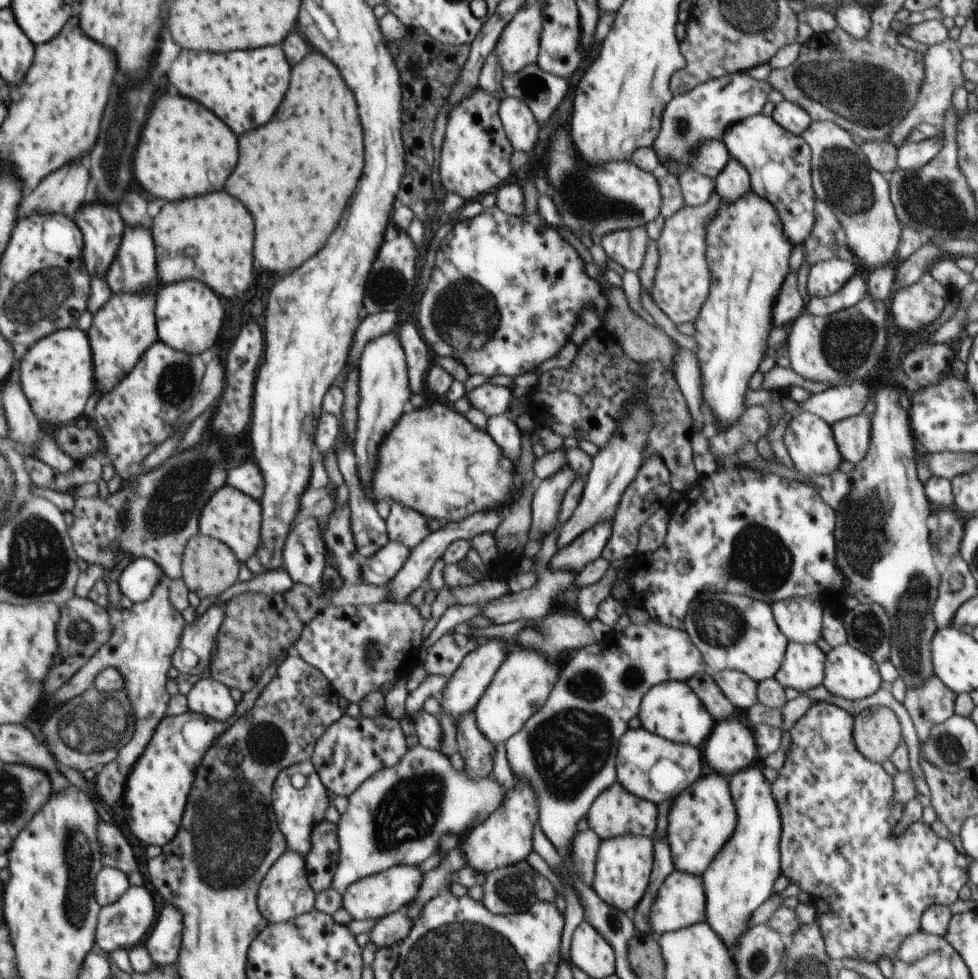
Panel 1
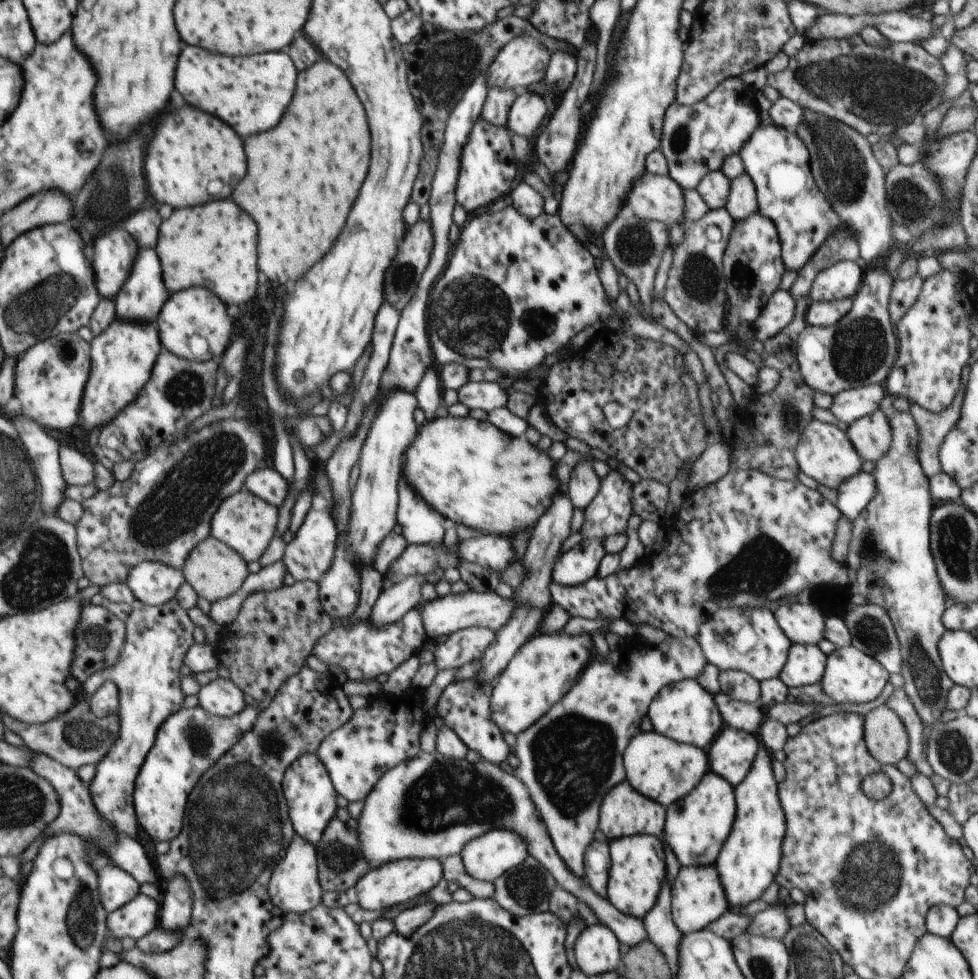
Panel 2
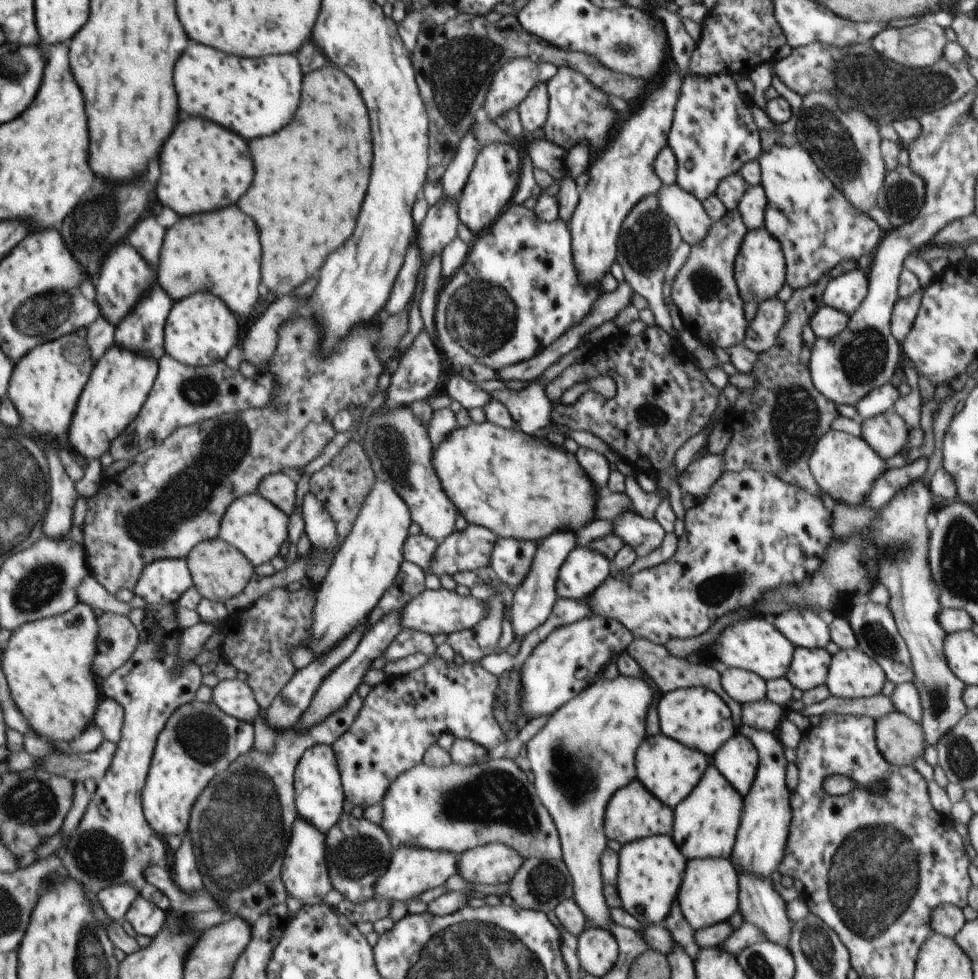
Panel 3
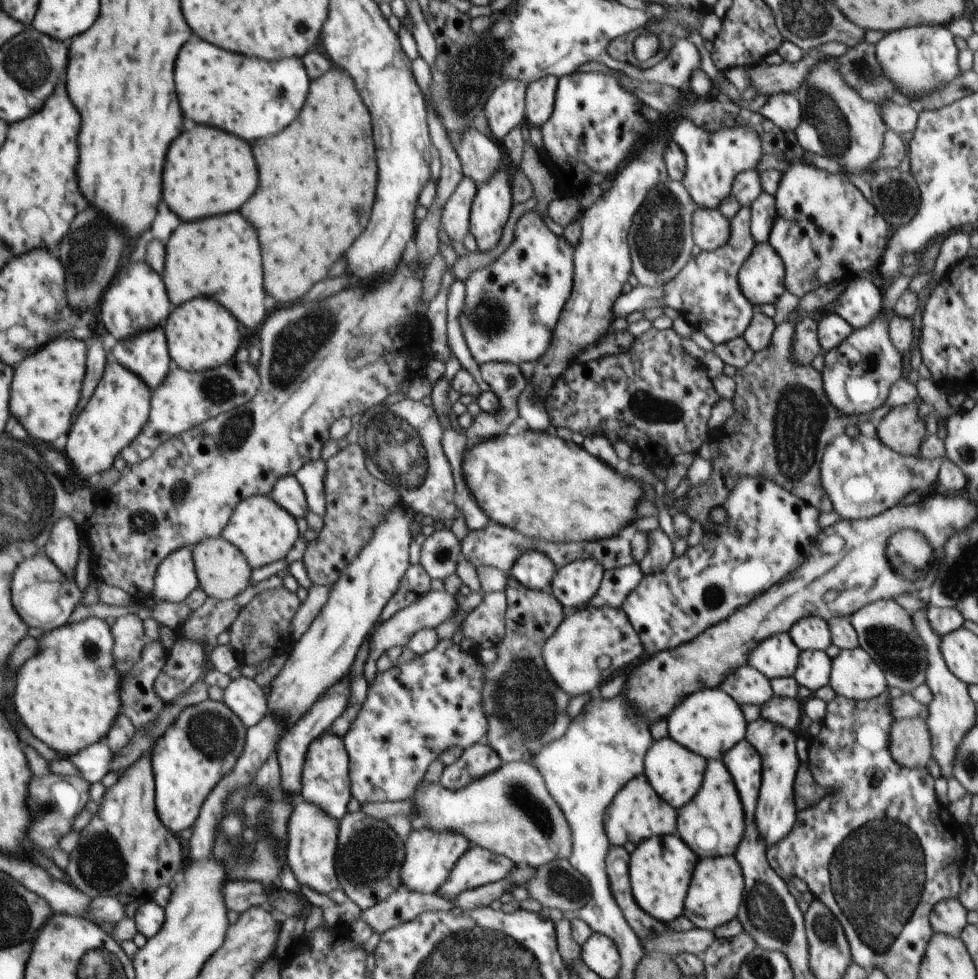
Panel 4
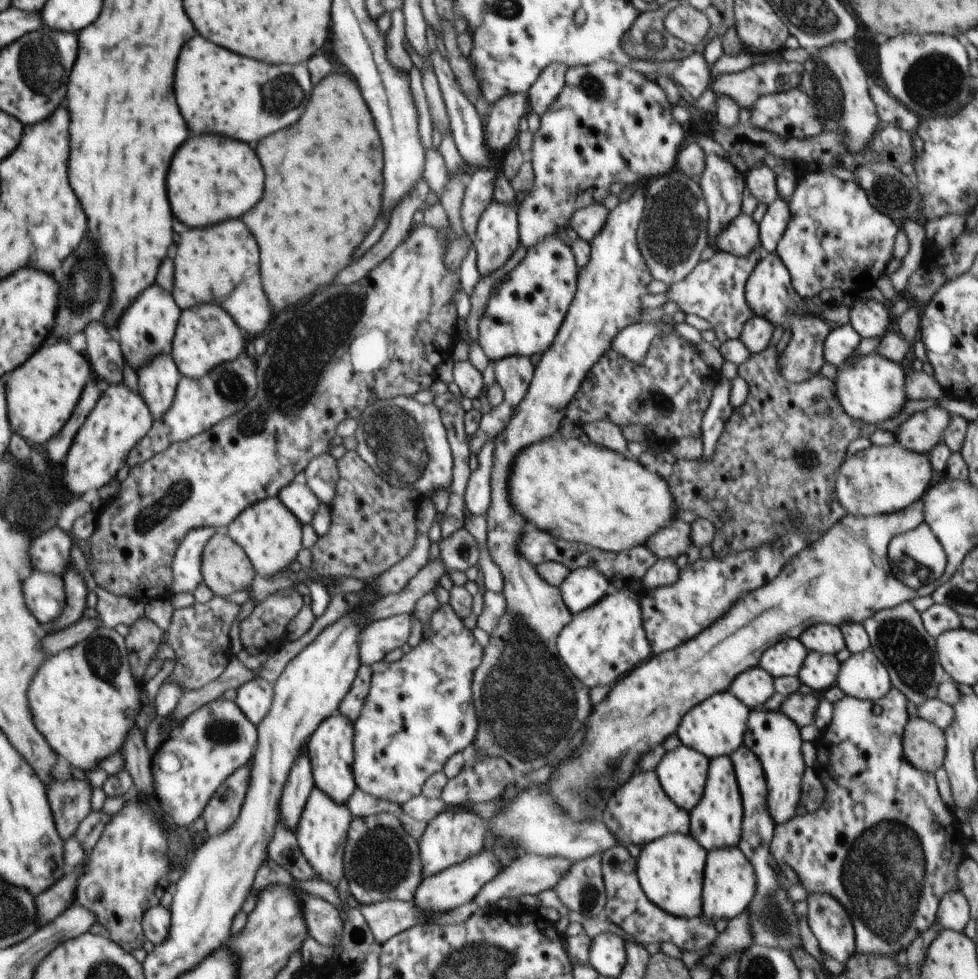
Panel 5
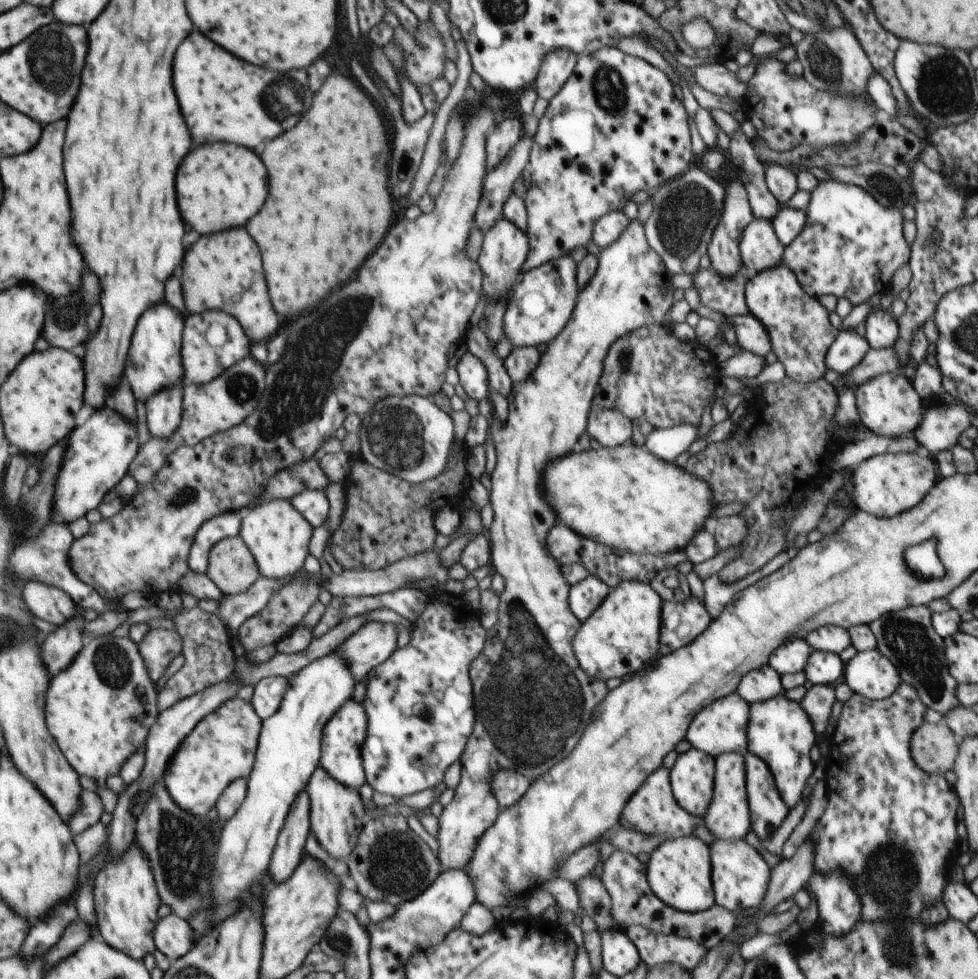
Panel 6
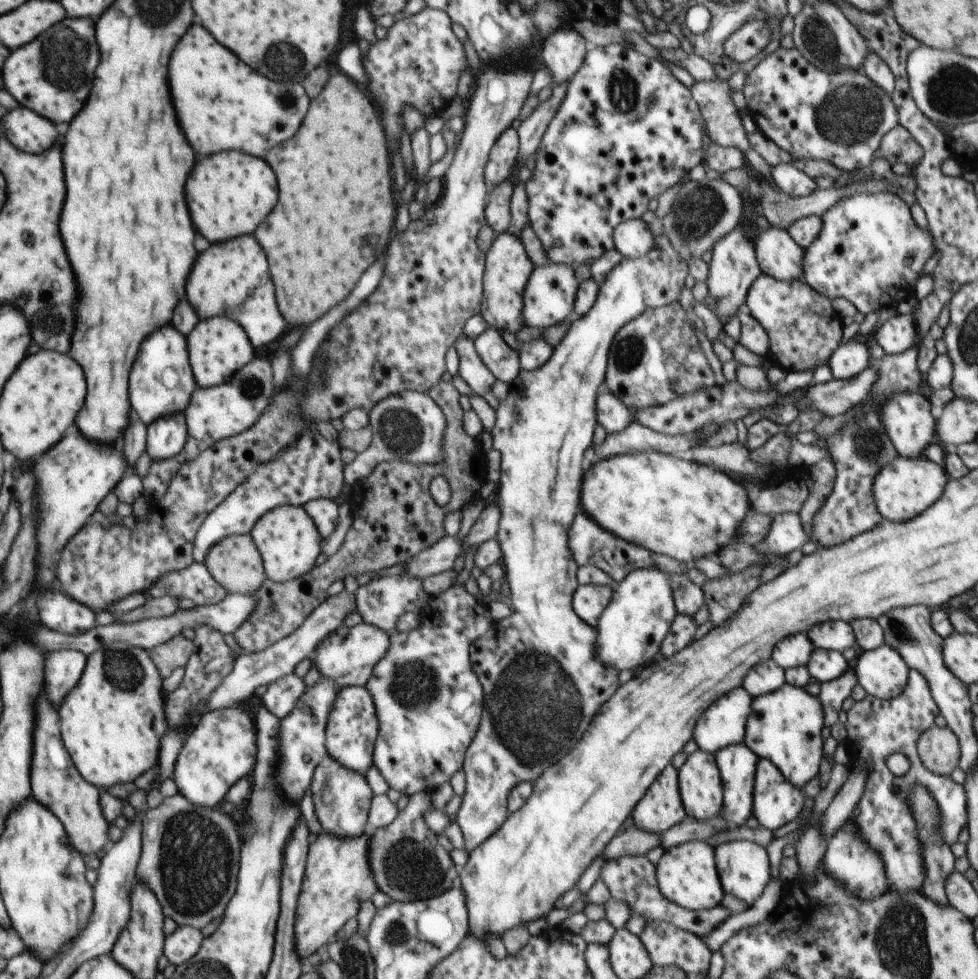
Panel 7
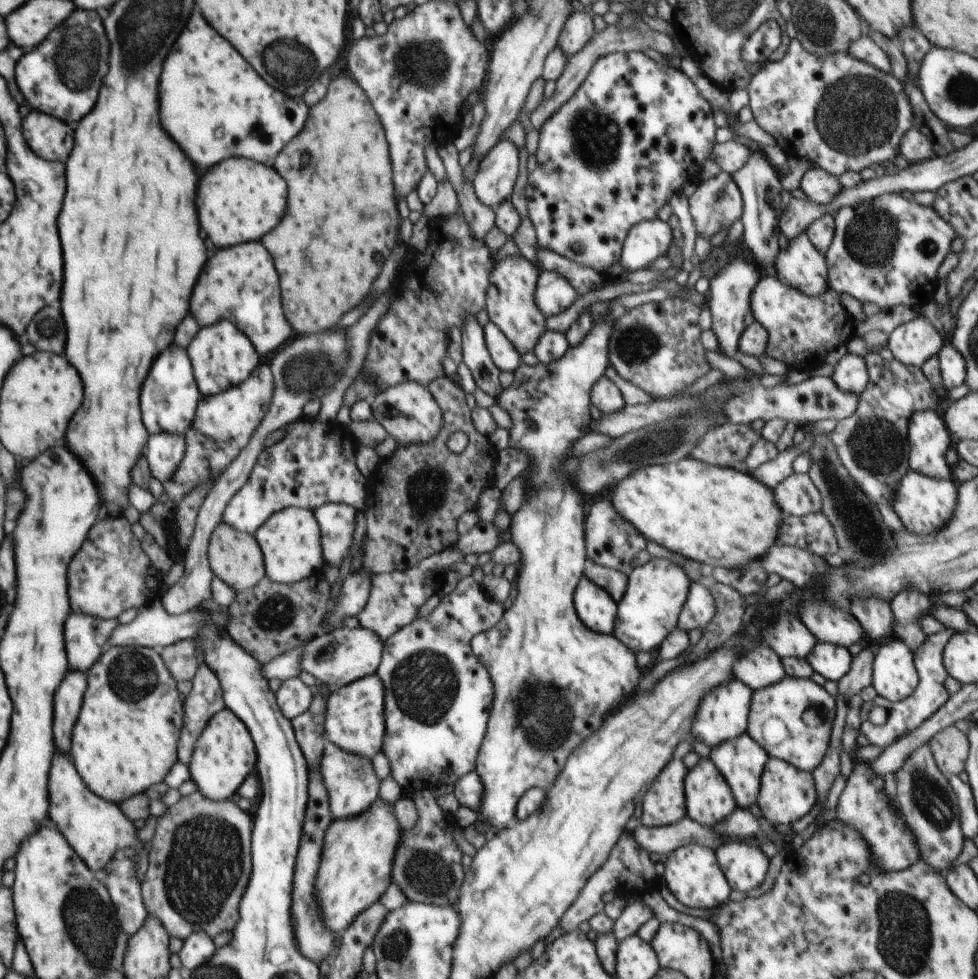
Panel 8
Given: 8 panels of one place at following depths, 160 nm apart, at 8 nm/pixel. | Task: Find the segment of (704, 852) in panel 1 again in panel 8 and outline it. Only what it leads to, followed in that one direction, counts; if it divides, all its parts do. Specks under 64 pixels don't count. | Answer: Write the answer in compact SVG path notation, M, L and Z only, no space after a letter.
M747 732L711 748L710 759L730 785L737 802L737 808L748 809L757 802L761 776L769 758L764 747L760 746Z

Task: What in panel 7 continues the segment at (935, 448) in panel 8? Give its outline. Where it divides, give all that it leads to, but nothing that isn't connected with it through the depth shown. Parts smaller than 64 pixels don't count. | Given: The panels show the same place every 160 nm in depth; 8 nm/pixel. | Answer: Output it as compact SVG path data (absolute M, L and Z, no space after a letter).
M918 392L896 393L879 408L879 419L884 423L900 457L915 459L922 456L927 446L936 441L936 421L930 413L930 401Z

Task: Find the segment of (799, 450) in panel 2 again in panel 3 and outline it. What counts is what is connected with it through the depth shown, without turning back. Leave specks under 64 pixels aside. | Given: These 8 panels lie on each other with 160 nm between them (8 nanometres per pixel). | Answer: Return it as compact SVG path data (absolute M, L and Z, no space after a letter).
M830 429L815 444L809 467L819 487L836 503L849 507L864 507L866 497L877 478L888 469L884 460L862 437Z

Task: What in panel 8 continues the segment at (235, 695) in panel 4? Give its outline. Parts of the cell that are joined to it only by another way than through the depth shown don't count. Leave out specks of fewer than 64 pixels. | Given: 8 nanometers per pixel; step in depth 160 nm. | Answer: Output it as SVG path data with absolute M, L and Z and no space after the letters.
M292 677L285 680L279 690L275 692L276 702L286 718L292 720L298 714L313 709L315 706L316 696L314 690L300 677Z

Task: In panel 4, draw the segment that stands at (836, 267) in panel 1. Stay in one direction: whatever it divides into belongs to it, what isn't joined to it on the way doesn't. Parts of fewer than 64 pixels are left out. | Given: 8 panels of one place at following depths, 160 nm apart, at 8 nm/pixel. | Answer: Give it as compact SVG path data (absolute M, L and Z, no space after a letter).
M854 279L836 298L834 312L854 330L868 326L883 308L883 289L877 282Z

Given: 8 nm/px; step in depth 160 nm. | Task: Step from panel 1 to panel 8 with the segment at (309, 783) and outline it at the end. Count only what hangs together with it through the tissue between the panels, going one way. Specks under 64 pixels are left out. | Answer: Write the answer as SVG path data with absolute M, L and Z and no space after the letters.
M372 673L337 688L329 694L323 707L321 718L325 736L328 741L346 752L372 759L383 745L386 732L384 709L385 688L378 673Z

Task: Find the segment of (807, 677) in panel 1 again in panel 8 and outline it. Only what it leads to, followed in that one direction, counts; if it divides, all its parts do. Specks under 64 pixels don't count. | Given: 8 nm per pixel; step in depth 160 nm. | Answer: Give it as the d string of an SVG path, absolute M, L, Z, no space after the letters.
M817 641L806 659L824 678L839 681L848 674L853 656L846 647Z

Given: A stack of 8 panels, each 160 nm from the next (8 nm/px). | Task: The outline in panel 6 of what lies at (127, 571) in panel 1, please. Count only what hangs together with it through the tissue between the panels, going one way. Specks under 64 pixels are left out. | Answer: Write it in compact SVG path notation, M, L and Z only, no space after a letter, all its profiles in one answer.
M244 510L226 511L213 516L202 524L191 544L189 556L190 571L206 573L209 552L218 541L239 534Z

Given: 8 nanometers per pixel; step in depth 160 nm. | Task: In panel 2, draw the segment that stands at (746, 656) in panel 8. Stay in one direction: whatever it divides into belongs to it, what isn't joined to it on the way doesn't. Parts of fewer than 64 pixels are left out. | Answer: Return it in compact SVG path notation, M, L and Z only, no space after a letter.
M737 670L719 671L719 687L732 700L745 703L756 702L761 695L760 681L747 672Z

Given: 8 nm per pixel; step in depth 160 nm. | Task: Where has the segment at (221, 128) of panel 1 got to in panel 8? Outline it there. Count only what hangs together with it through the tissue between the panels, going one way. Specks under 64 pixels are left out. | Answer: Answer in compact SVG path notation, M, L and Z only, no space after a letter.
M244 158L224 160L220 168L212 168L200 178L200 220L204 220L204 232L218 248L260 240L284 216L286 196L286 182L274 168Z

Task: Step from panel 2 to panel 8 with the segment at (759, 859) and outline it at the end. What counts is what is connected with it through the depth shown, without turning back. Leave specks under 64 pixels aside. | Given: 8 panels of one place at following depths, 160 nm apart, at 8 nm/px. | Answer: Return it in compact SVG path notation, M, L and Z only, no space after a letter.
M786 675L780 682L753 691L747 733L770 757L812 772L829 747L836 714L836 699L810 678Z

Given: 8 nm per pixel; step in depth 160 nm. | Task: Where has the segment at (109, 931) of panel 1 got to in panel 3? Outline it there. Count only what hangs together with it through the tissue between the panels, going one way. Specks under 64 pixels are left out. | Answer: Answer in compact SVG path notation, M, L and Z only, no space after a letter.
M140 894L133 900L125 919L132 924L138 935L146 935L152 938L159 934L163 928L164 914L159 905L146 900Z

